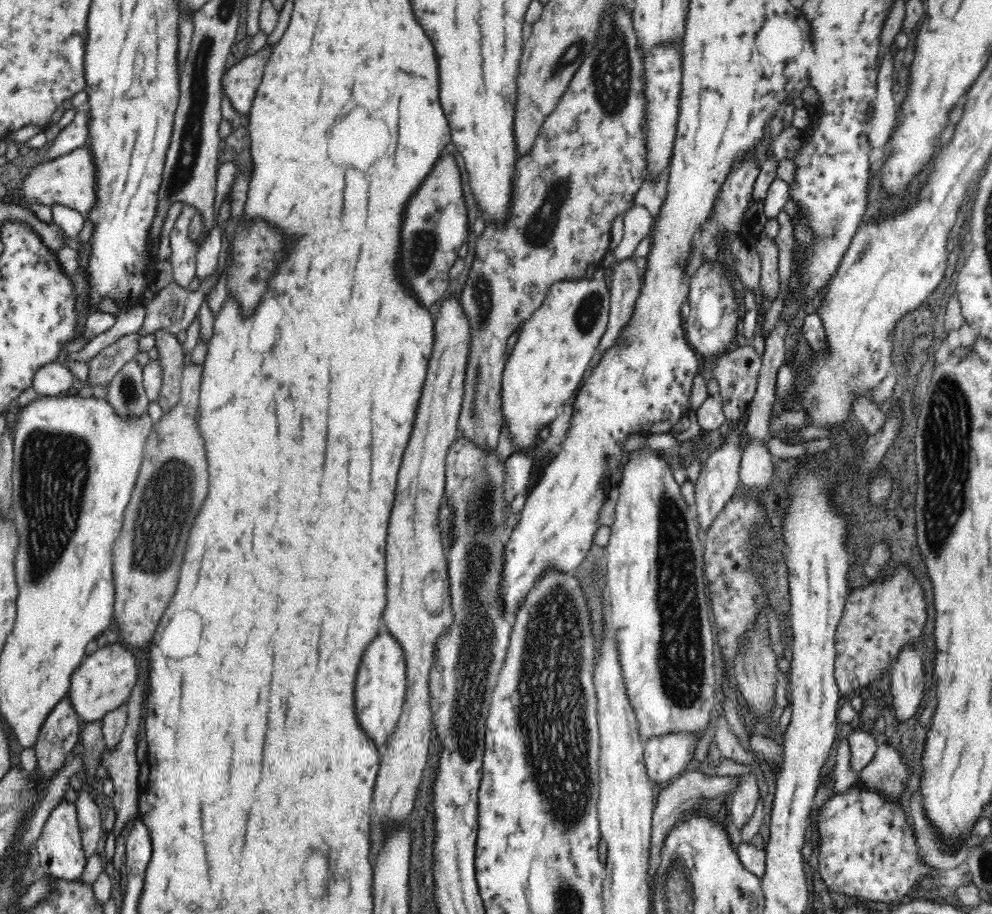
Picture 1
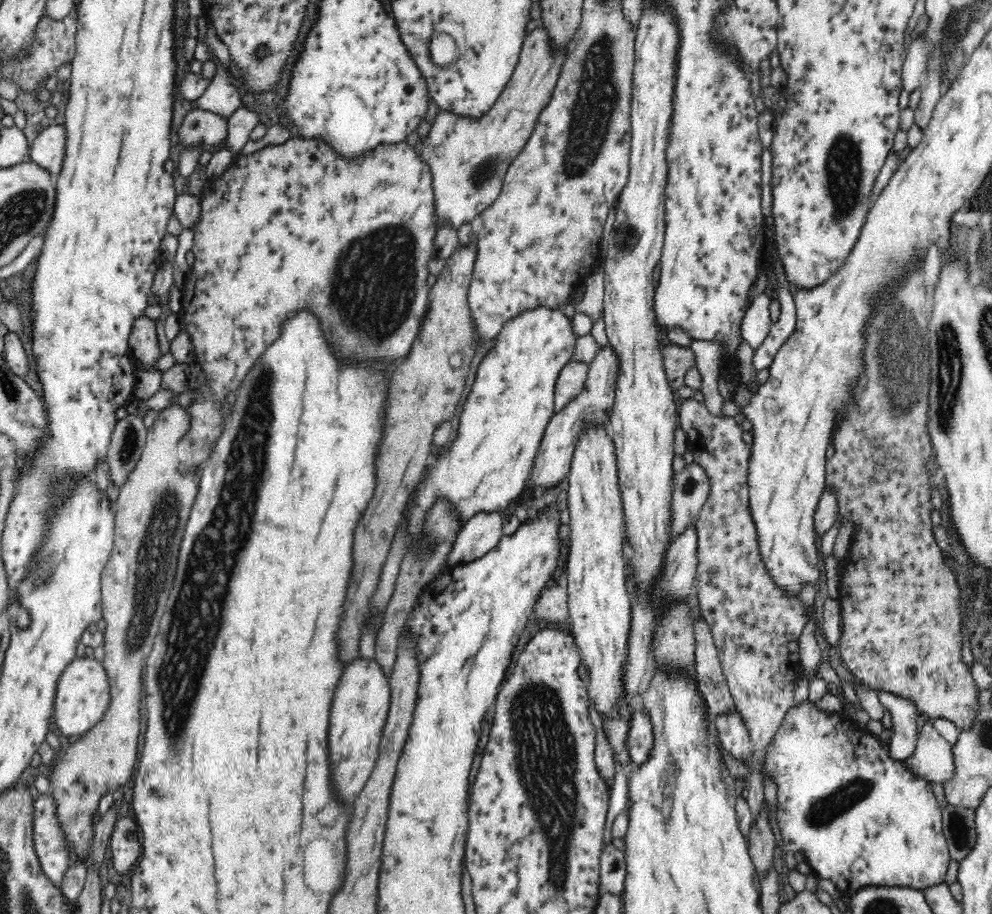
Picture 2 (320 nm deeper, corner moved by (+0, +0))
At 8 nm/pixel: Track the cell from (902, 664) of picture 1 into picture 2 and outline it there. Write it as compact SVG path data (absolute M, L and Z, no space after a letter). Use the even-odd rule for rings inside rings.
M877 691L879 701L892 715L894 735L889 743L889 755L897 761L905 762L914 754L918 740L916 716L919 710L910 700L891 692Z

